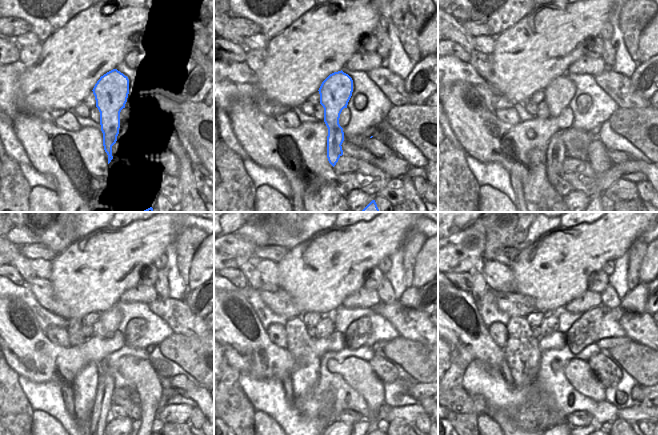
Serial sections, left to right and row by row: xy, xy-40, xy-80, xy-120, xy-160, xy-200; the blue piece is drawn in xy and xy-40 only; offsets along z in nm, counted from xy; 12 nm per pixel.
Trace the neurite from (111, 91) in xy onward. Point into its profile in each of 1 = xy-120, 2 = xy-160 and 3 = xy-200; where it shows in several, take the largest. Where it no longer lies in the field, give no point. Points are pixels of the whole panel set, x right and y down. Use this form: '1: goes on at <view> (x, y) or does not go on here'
1: goes on at xy-120 (142, 375)
2: goes on at xy-160 (358, 373)
3: goes on at xy-200 (578, 372)

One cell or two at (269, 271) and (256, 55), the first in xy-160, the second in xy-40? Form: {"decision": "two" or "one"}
{"decision": "two"}

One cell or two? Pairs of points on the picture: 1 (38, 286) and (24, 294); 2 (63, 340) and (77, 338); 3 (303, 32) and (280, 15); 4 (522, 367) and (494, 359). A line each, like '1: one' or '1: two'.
1: two
2: two
3: two
4: two

